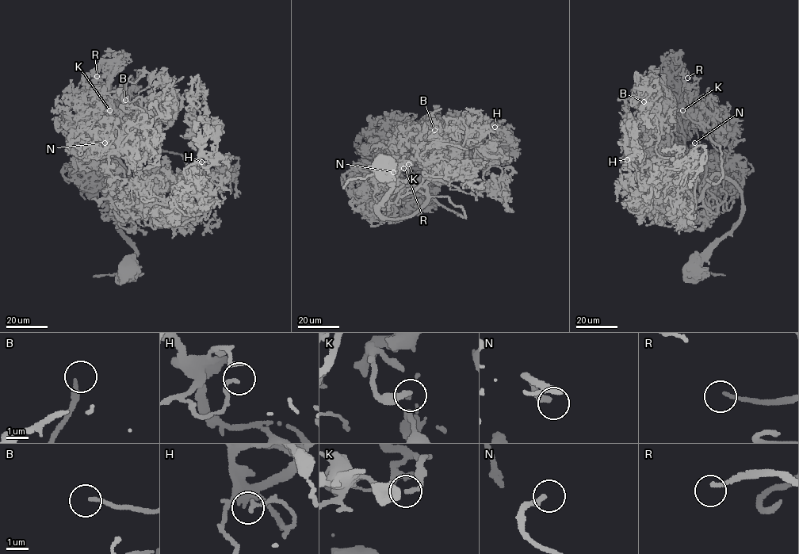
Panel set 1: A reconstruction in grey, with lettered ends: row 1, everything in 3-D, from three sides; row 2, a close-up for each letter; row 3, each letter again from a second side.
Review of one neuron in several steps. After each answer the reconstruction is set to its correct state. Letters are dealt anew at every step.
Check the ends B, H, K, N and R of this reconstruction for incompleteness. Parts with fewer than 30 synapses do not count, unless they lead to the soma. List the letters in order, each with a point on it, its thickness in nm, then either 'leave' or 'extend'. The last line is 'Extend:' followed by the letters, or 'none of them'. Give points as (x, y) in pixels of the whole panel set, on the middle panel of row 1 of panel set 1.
B: place (434, 130); calibre 200 nm; extend
H: place (495, 127); calibre 180 nm; leave
K: place (408, 164); calibre 200 nm; leave
N: place (393, 172); calibre 260 nm; extend
R: place (403, 168); calibre 160 nm; leave
Extend: B, N

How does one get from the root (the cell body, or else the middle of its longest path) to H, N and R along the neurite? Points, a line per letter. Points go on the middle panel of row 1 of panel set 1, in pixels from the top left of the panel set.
H: (380, 164), (393, 185), (379, 213), (406, 218), (427, 201), (426, 177), (458, 139), (495, 127)
N: (380, 164), (393, 185), (378, 211), (402, 219), (427, 199), (393, 172)
R: (380, 164), (393, 185), (378, 211), (388, 218), (427, 199), (396, 168), (417, 155), (403, 168)

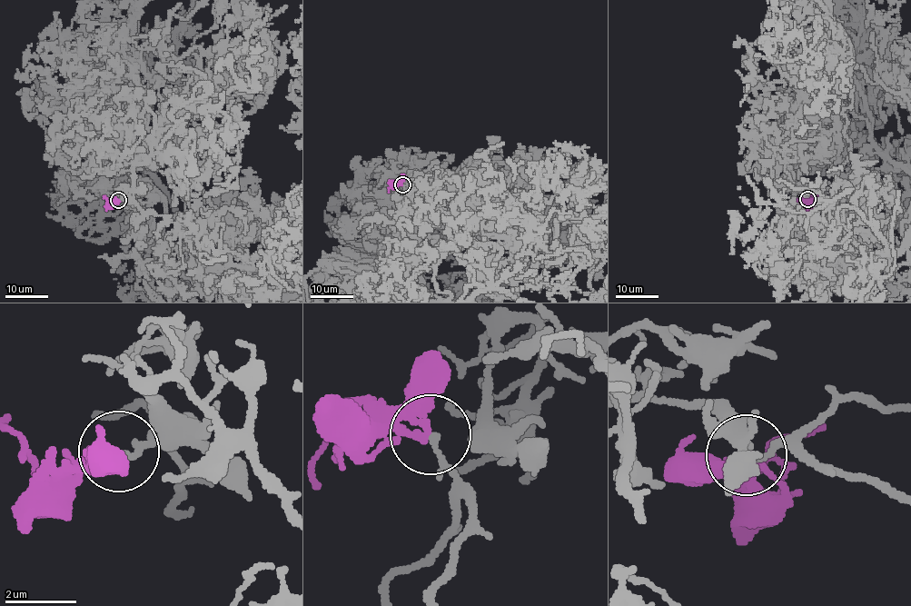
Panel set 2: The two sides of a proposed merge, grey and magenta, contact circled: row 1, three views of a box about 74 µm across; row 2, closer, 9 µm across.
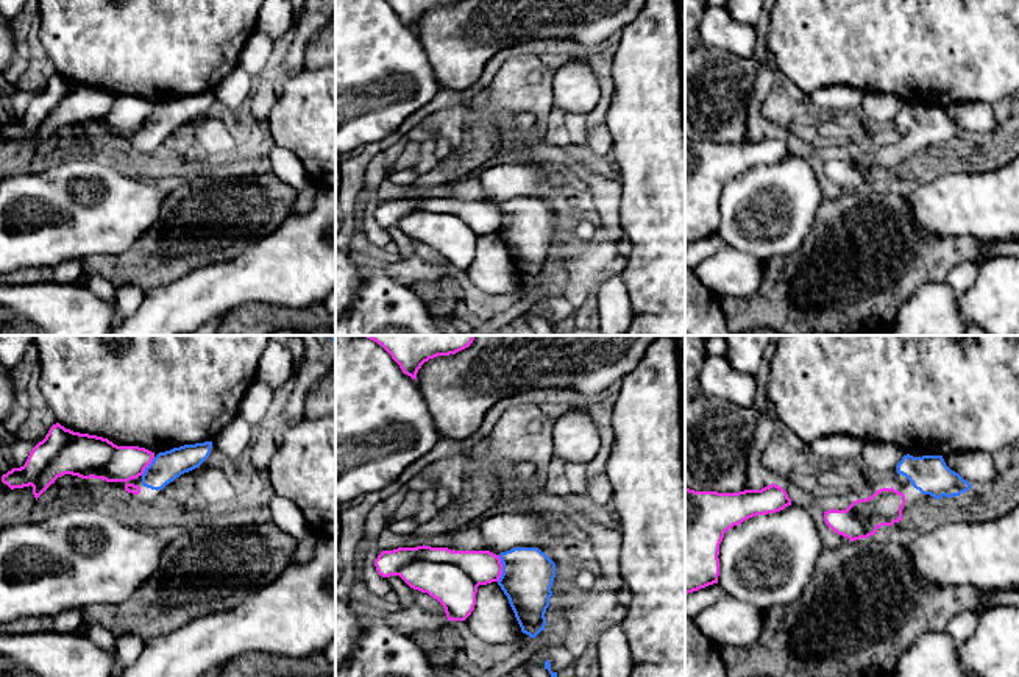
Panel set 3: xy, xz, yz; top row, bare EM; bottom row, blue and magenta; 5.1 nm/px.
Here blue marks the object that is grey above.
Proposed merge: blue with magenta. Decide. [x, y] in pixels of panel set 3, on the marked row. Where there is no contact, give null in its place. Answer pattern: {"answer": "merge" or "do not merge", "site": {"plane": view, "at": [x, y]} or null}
{"answer": "merge", "site": {"plane": "xz", "at": [503, 568]}}

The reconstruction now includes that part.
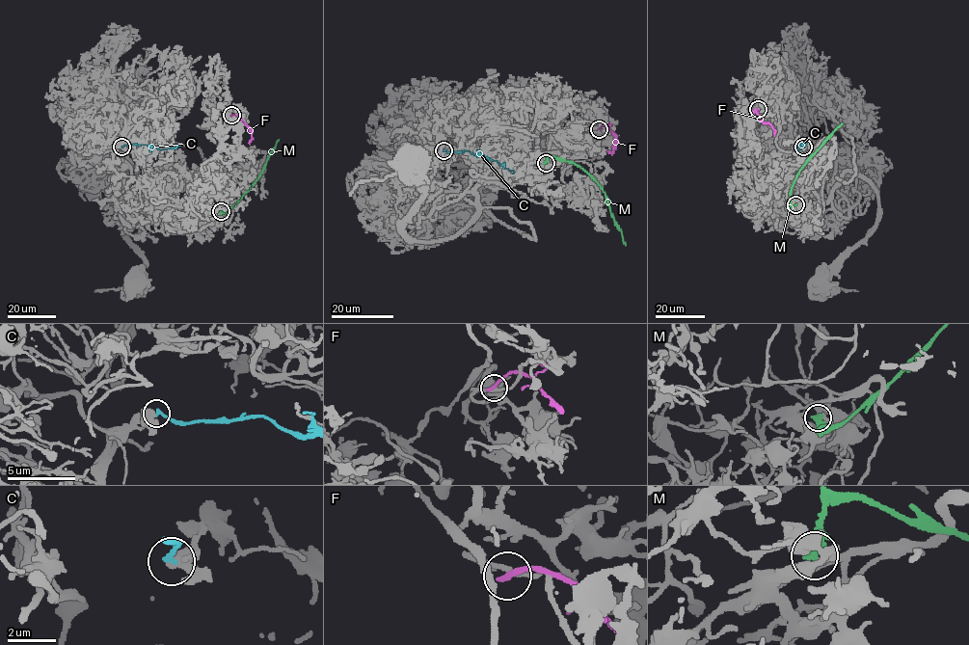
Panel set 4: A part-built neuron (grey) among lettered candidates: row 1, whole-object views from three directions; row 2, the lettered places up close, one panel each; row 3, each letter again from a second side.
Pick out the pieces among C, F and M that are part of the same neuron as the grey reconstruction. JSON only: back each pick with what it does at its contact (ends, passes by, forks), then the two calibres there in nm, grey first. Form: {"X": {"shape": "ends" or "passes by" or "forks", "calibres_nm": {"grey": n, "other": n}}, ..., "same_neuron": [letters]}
{"same_neuron": []}

